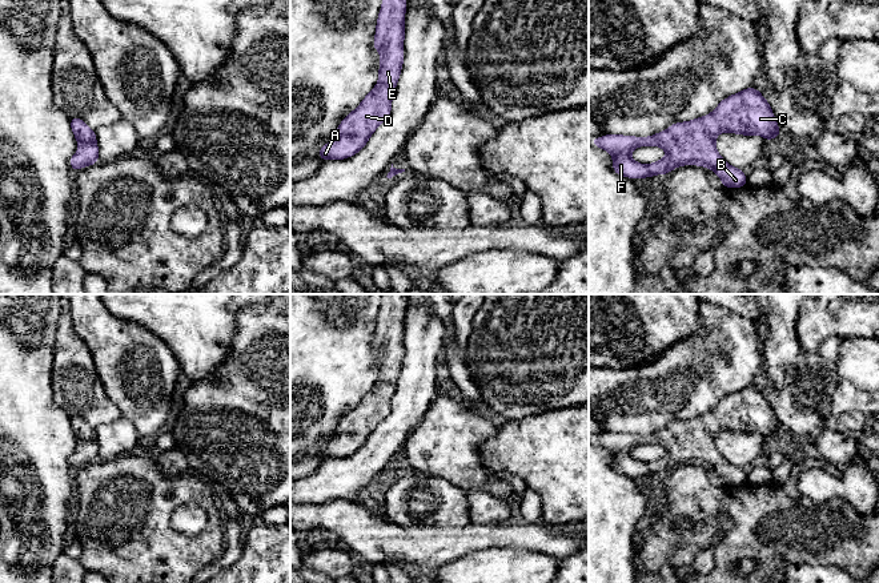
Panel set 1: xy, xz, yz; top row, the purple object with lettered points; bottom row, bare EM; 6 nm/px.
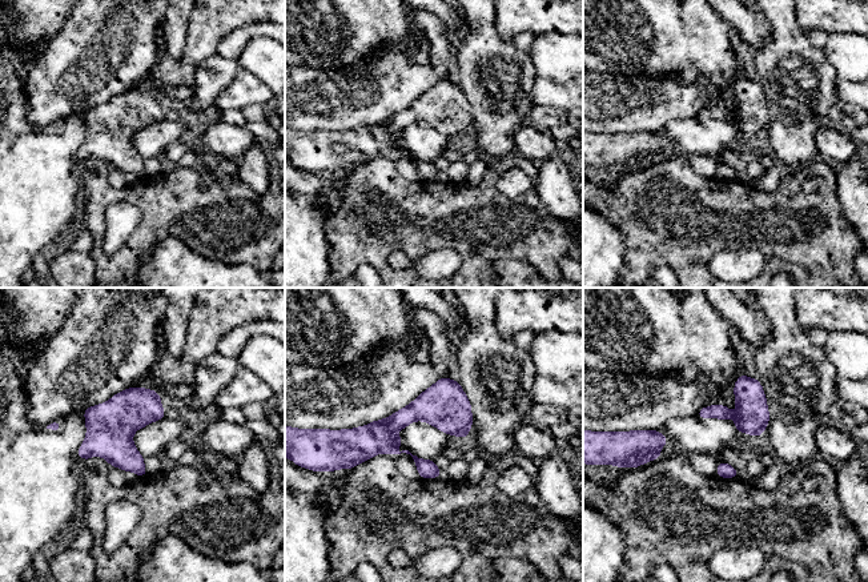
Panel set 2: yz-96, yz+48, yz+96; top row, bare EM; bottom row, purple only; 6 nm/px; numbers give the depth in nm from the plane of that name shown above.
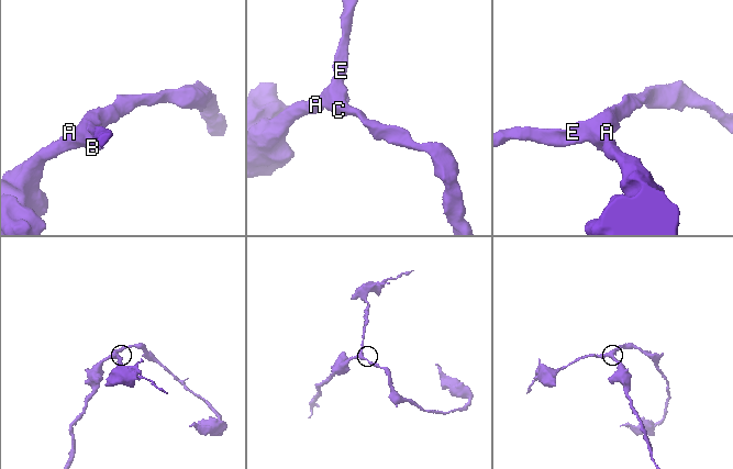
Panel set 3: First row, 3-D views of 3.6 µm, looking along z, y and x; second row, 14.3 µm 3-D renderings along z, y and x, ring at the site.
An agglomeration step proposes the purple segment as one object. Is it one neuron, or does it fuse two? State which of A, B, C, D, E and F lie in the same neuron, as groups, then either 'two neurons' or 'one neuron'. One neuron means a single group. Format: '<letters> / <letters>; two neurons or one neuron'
A B C D E F; one neuron

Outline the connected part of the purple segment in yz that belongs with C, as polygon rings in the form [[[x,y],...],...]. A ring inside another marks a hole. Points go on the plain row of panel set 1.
[[[747,386],[719,401],[717,407],[705,415],[699,415],[686,421],[677,421],[650,435],[633,435],[621,433],[606,433],[603,435],[591,437],[590,441],[613,453],[613,469],[629,477],[653,475],[655,473],[666,473],[681,463],[701,463],[713,467],[725,486],[740,486],[747,483],[747,475],[742,467],[729,463],[717,450],[715,438],[722,430],[732,430],[735,433],[759,433],[766,438],[779,435],[779,425],[768,399],[758,387]],[[638,445],[662,445],[667,454],[657,461],[642,463],[631,457],[631,449]]]

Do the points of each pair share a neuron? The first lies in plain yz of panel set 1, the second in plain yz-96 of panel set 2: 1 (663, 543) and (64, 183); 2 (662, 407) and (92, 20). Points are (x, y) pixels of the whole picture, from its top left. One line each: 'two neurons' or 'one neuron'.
1: two neurons
2: one neuron

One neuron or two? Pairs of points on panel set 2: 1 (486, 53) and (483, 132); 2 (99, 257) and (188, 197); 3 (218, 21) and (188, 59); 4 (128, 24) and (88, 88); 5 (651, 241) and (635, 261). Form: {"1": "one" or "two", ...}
{"1": "one", "2": "one", "3": "one", "4": "one", "5": "one"}

